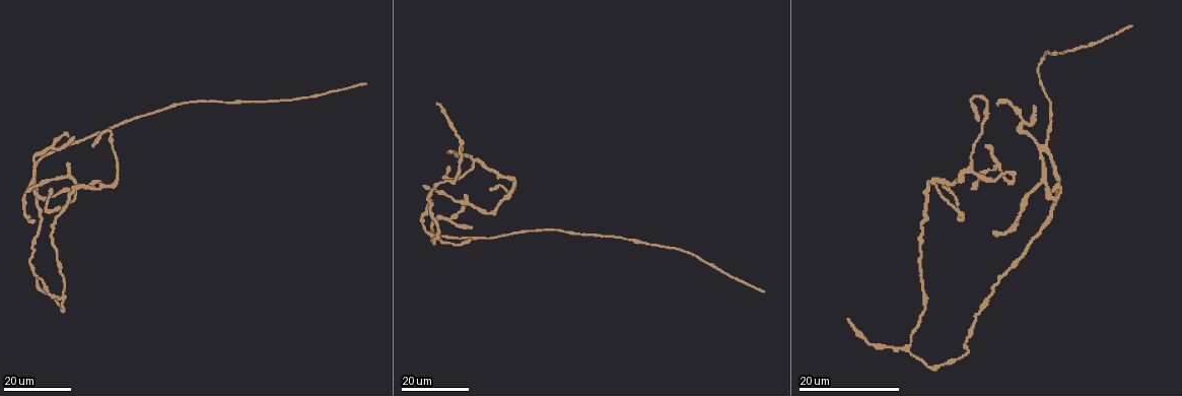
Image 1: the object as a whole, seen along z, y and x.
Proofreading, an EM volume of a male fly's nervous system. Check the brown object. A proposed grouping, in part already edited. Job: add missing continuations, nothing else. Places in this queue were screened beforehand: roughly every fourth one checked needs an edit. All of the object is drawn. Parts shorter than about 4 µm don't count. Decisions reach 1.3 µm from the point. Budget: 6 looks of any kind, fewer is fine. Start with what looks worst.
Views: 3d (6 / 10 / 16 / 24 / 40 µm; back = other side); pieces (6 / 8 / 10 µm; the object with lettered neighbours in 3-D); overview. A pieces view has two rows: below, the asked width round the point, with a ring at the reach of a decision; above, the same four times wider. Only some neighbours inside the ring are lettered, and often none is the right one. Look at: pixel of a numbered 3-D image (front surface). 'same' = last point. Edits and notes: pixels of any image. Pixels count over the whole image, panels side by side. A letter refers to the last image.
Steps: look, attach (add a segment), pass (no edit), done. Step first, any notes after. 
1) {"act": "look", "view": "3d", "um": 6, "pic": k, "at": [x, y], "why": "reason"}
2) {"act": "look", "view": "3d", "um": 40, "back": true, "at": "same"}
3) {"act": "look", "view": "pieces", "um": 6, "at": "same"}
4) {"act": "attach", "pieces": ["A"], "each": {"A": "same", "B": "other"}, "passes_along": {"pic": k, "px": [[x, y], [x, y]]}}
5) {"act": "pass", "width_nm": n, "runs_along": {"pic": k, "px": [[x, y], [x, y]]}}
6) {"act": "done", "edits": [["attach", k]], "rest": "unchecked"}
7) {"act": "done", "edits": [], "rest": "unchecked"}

{"act": "look", "view": "3d", "um": 16, "pic": 1, "at": [763, 291], "why": "end of a long branch"}

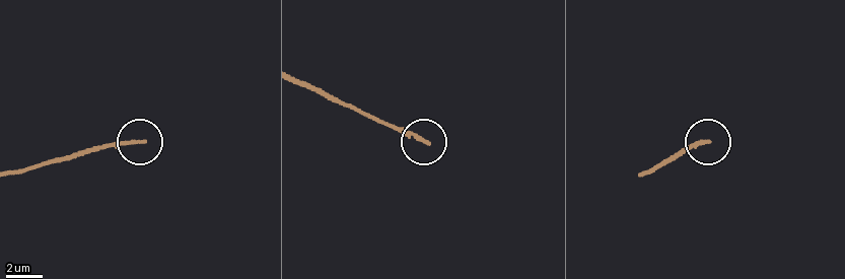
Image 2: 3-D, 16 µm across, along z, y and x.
{"act": "look", "view": "pieces", "um": 10, "pic": 2, "at": [426, 141], "why": "see the neighbours"}

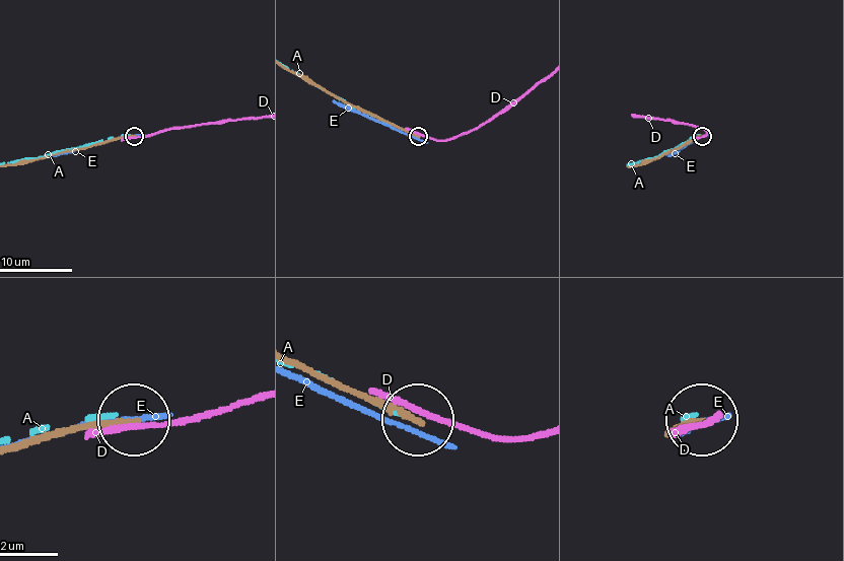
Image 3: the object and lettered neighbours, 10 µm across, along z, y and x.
{"act": "pass", "width_nm": 180, "each": {"A": "other", "D": "other", "E": "other"}, "runs_along": {"pic": 3, "px": [[310, 79], [344, 100], [416, 134]]}, "found": "none of them fits"}

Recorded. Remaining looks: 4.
{"act": "look", "view": "3d", "um": 16, "pic": 1, "at": [996, 104], "why": "free end"}

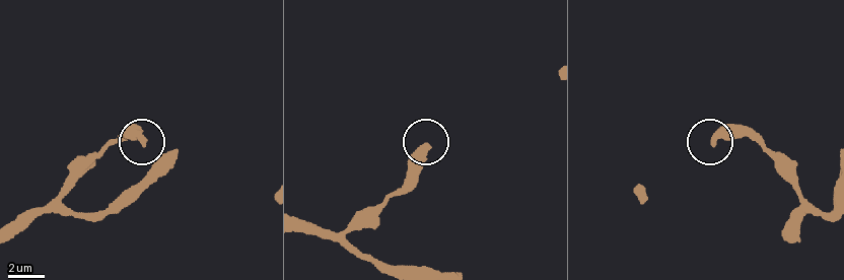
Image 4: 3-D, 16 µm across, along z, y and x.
{"act": "look", "view": "3d", "um": 10, "pic": 4, "at": [145, 142]}

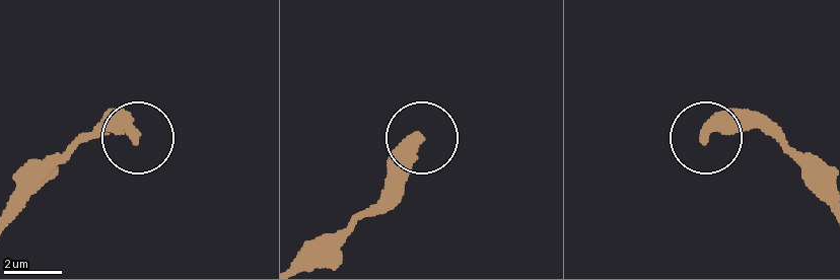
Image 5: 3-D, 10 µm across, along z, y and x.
{"act": "look", "view": "pieces", "um": 10, "pic": 5, "at": [136, 142]}

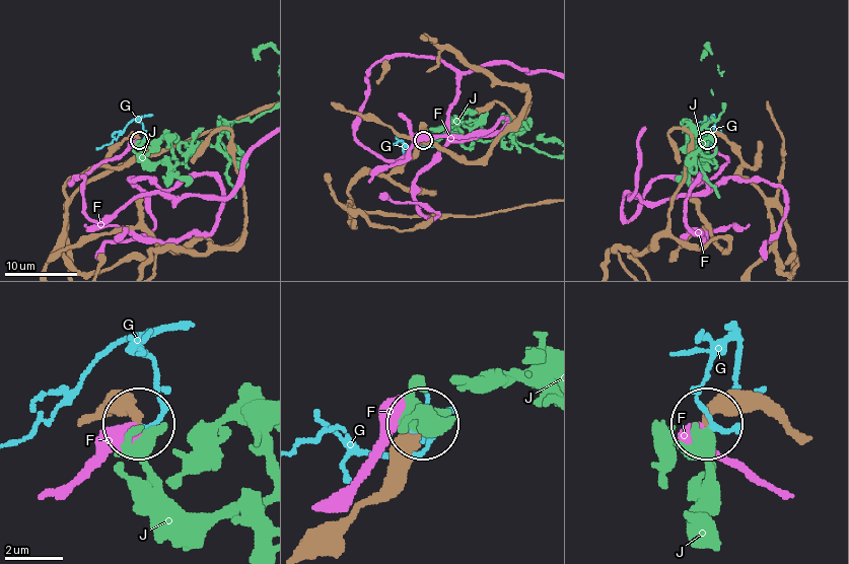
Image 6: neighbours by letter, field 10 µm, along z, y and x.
{"act": "pass", "each": {"F": "other", "G": "other", "J": "other"}, "found": "none of them fits"}

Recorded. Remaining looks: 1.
{"act": "done", "edits": [], "rest": "unchecked"}

